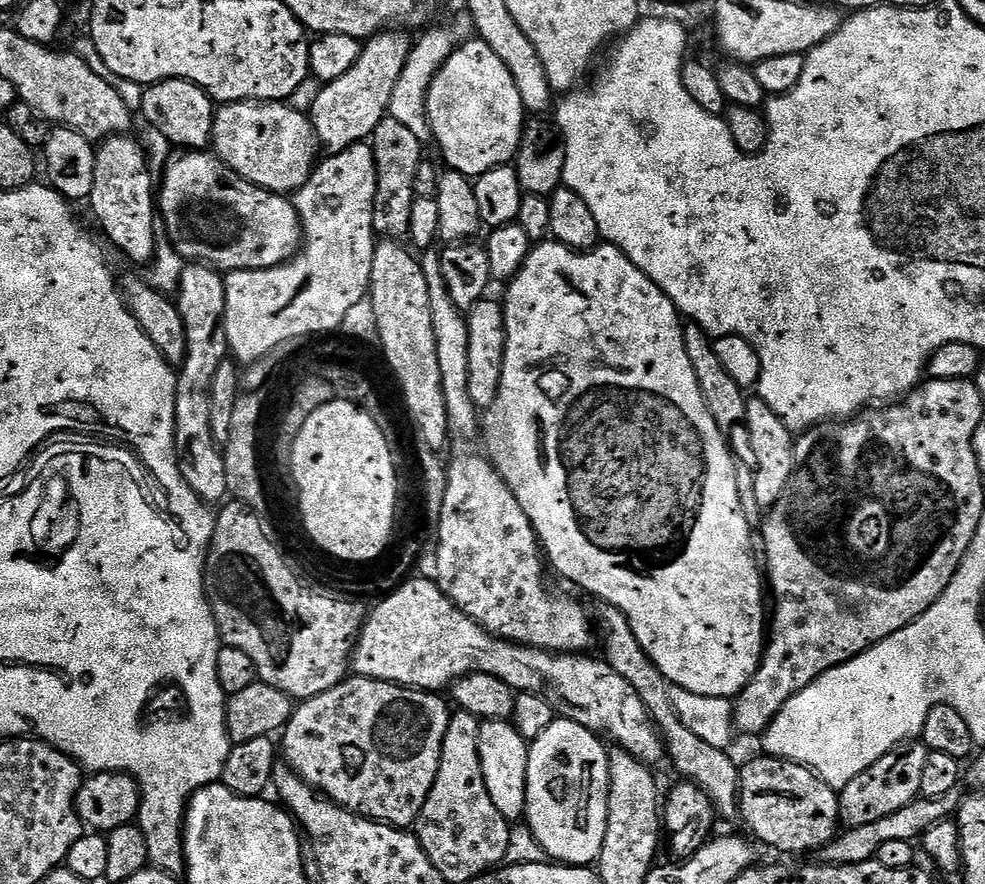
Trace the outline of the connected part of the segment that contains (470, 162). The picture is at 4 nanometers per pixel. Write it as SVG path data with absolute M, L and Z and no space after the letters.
M469 38L450 54L450 58L436 71L428 91L428 101L424 107L428 113L428 125L432 131L434 144L440 147L449 169L461 172L463 176L475 178L495 168L511 165L516 159L520 141L524 139L526 113L522 106L522 94L510 78L510 70L502 63L502 58L478 38Z

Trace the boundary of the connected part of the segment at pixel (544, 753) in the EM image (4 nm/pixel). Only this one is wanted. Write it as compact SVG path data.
M557 718L553 724L546 726L536 740L531 741L528 750L528 773L526 774L526 810L523 819L528 820L528 828L534 839L540 843L545 857L569 866L592 866L599 861L602 842L606 838L606 818L608 817L608 758L609 751L604 750L605 741L597 733L590 731L586 726L578 726L578 722Z

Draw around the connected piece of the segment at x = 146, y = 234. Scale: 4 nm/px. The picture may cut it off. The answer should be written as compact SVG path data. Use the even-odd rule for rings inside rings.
M113 134L108 137L107 140L103 141L96 148L96 161L94 162L94 190L90 197L90 205L92 204L92 212L96 215L96 220L100 223L100 228L102 231L108 235L108 240L116 248L121 248L130 259L136 264L148 264L153 263L154 257L158 252L158 235L156 236L156 224L158 228L158 200L154 195L154 184L152 188L152 172L148 169L148 160L144 157L144 152L140 149L140 144L136 140L131 140L133 137L128 134Z

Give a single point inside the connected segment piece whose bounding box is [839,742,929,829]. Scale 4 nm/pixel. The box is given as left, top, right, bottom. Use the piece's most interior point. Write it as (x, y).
(894, 781)

